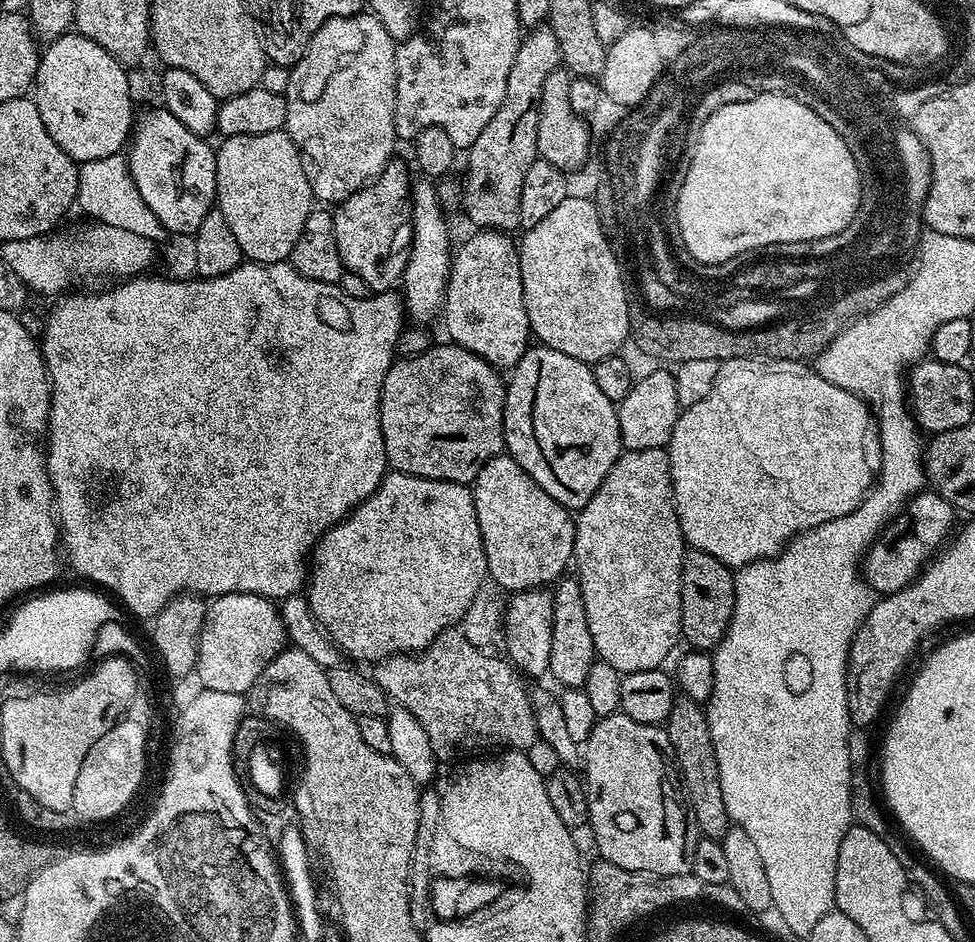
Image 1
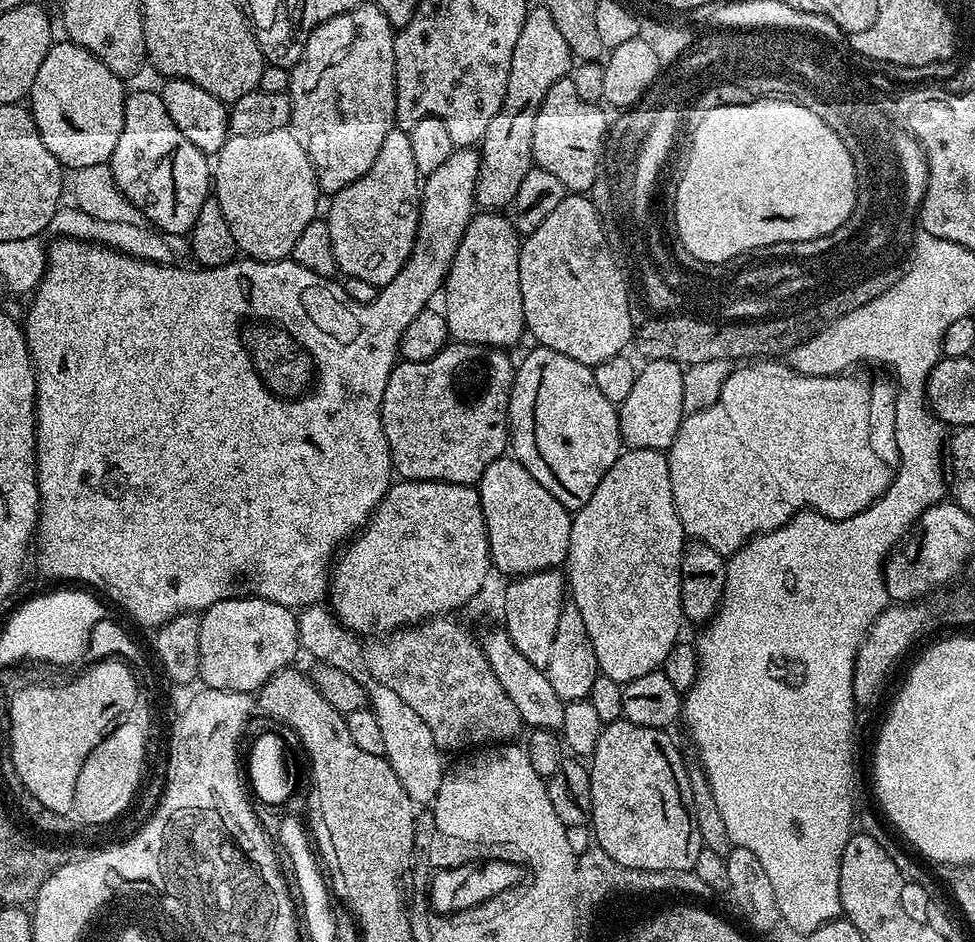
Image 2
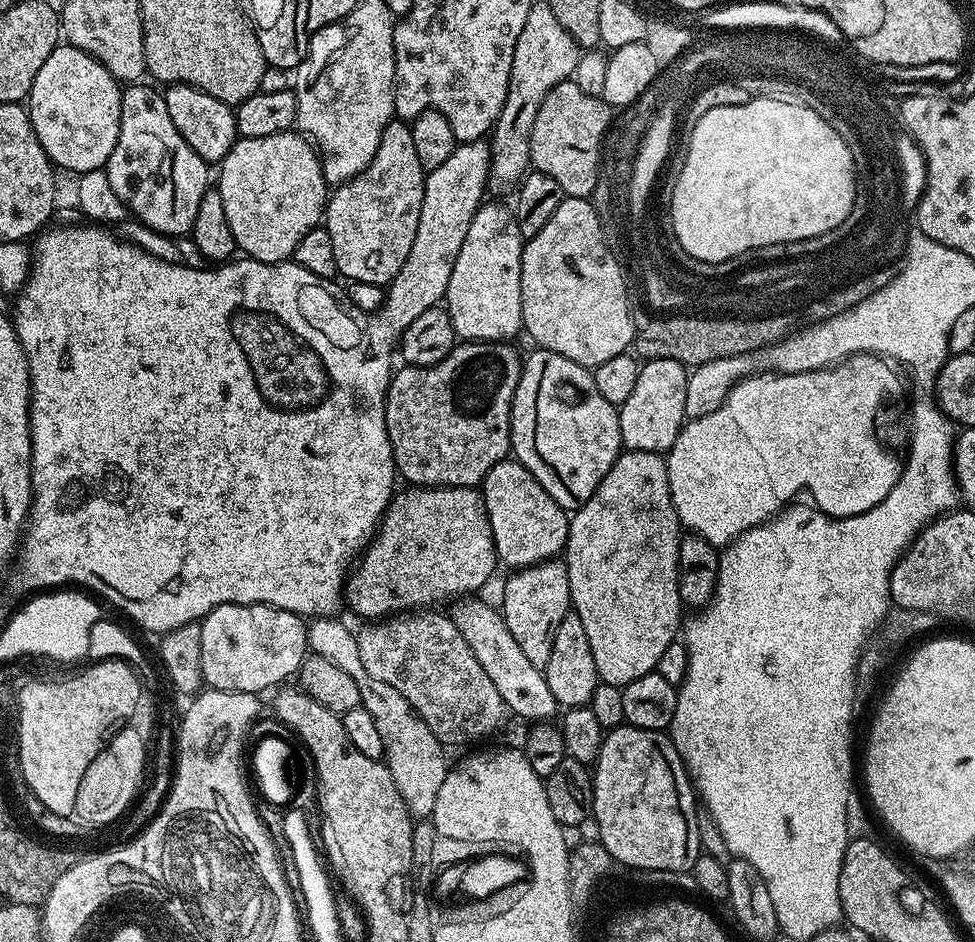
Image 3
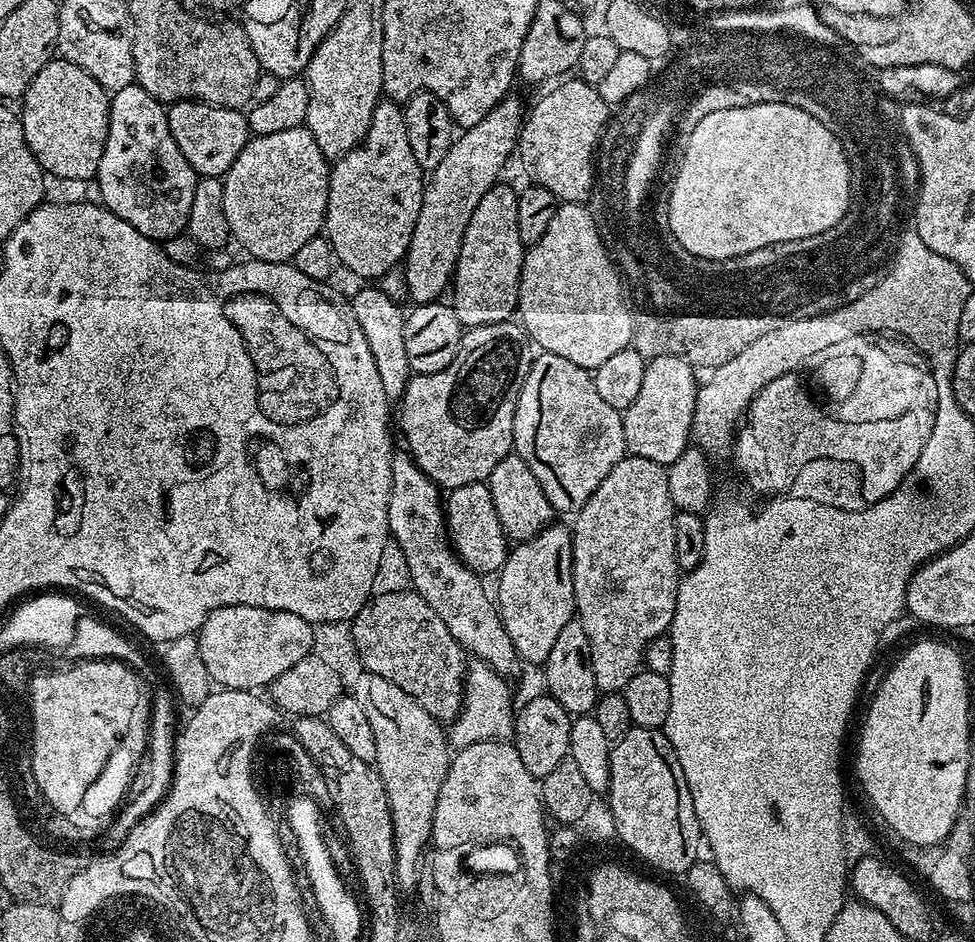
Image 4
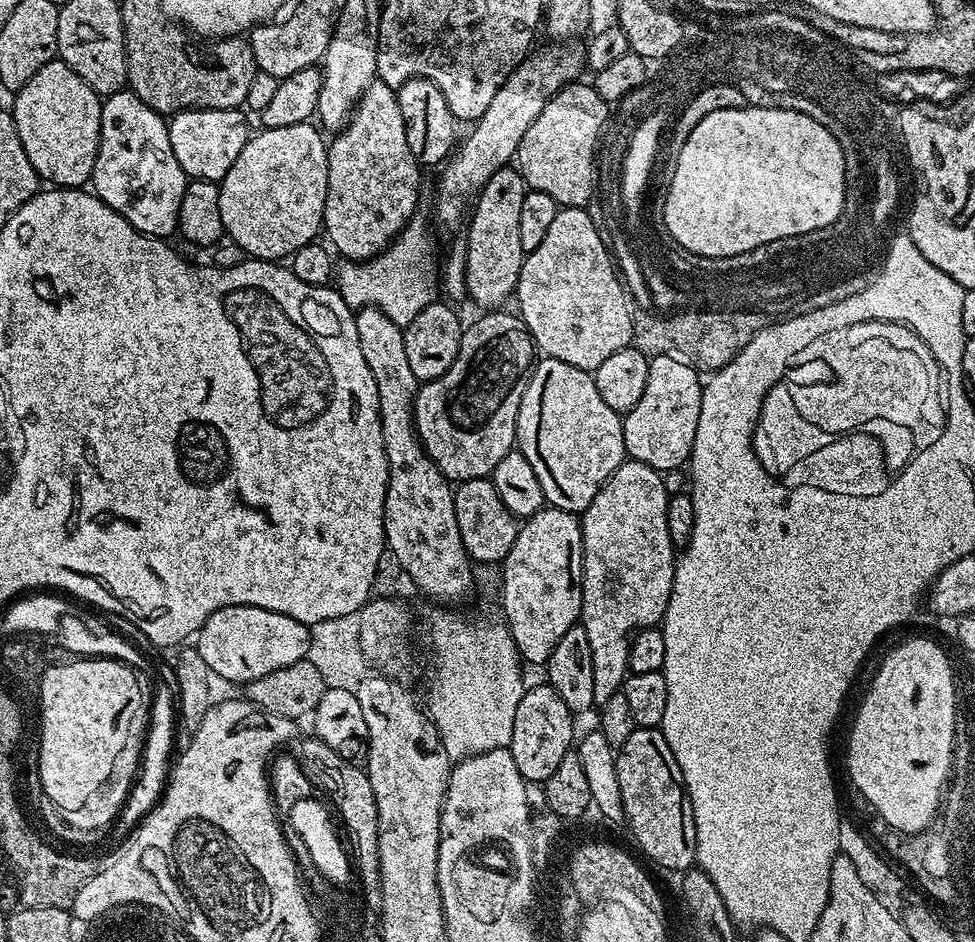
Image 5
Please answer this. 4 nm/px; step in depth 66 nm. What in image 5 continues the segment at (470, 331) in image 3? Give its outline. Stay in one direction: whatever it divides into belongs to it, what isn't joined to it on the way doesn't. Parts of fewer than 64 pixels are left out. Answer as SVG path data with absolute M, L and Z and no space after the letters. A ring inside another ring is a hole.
M509 166L499 168L486 182L480 195L474 201L474 207L470 212L470 219L466 224L468 234L468 249L466 250L466 286L471 303L481 304L481 309L496 310L501 307L504 299L511 297L516 290L516 283L520 277L520 271L524 265L526 253L522 250L522 241L518 234L518 222L522 211L522 198L526 191L524 176L519 168Z

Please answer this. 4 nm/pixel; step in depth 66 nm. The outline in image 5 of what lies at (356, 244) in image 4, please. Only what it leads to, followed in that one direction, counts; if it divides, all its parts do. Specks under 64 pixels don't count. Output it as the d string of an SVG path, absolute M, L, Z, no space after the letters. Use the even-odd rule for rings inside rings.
M377 78L356 103L347 126L335 133L328 144L328 185L323 227L326 236L328 232L327 243L350 262L371 260L383 252L400 235L409 220L417 215L420 172L422 165L416 161L414 154L410 154L410 142L406 142L406 122L398 107L396 89Z

